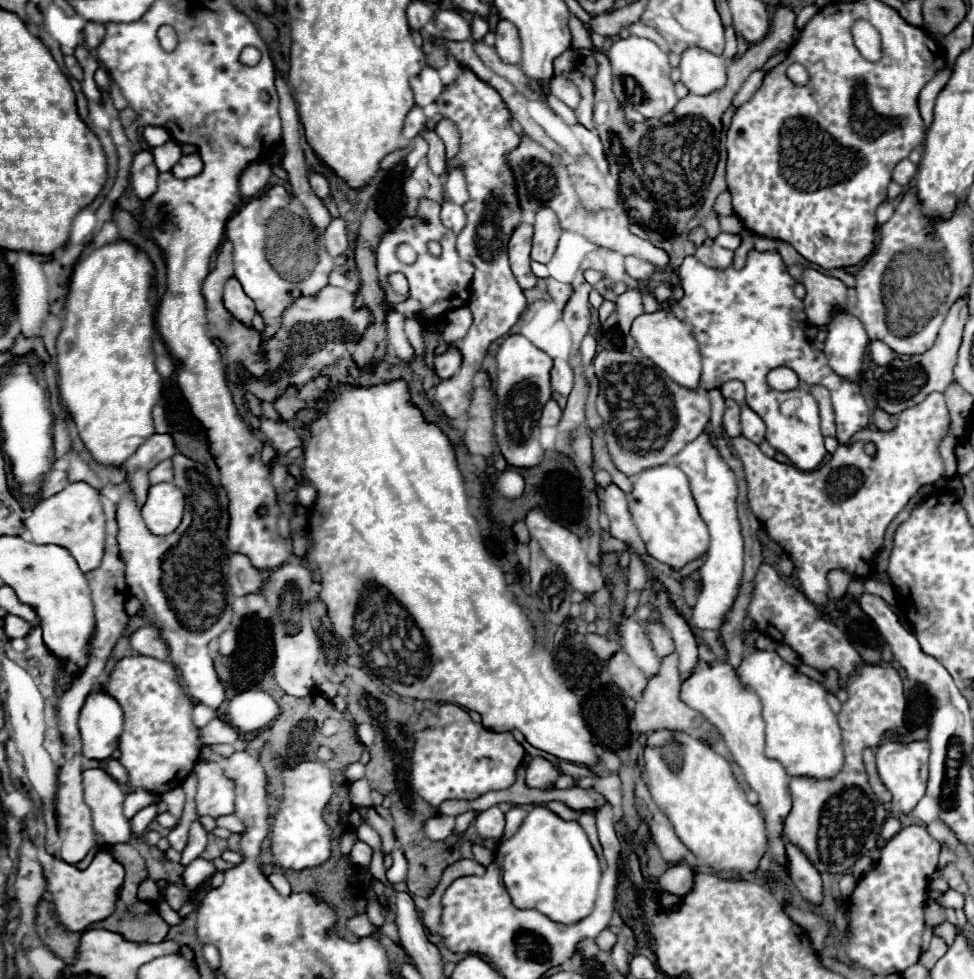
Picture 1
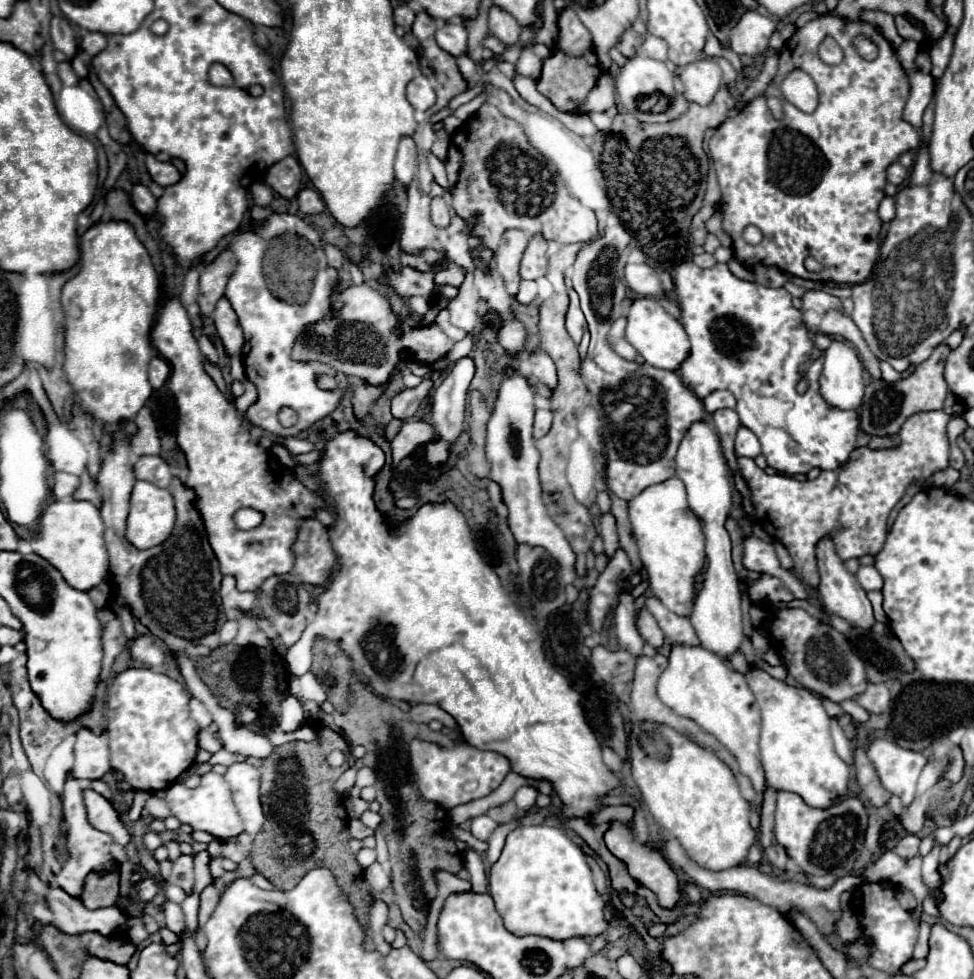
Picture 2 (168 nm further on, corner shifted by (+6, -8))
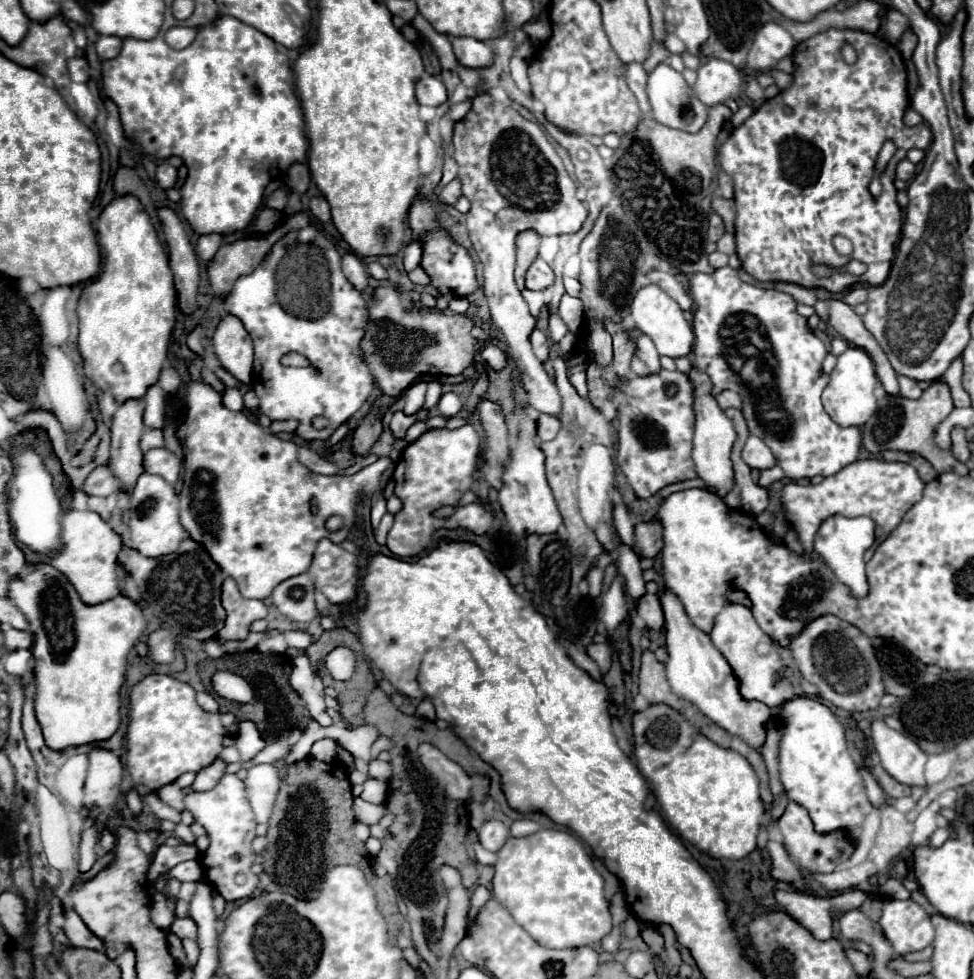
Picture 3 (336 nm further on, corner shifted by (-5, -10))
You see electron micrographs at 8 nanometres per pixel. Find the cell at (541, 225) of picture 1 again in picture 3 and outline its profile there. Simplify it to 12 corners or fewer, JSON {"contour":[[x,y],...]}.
{"contour":[[537,257],[527,271],[527,289],[553,285],[553,269]]}

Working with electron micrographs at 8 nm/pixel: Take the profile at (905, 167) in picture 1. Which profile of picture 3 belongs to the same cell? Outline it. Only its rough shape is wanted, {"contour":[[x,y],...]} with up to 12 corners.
{"contour":[[907,159],[897,165],[897,179],[911,181],[915,165]]}

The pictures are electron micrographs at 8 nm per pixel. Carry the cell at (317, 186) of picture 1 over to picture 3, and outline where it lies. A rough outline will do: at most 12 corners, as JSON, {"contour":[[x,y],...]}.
{"contour":[[313,197],[309,209],[321,223],[331,219],[325,197]]}

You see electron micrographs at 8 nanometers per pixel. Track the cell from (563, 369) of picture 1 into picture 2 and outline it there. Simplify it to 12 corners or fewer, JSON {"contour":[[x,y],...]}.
{"contour":[[530,353],[532,379],[554,389],[554,361]]}

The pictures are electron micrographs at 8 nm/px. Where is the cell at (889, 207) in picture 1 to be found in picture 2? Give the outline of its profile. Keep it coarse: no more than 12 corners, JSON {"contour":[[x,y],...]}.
{"contour":[[884,197],[878,215],[882,221],[894,219],[894,199]]}

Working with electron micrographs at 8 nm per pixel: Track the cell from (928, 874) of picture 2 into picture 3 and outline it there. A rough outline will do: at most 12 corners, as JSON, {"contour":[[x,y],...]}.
{"contour":[[937,817],[937,831],[931,837],[933,847],[941,847],[949,839],[945,817]]}

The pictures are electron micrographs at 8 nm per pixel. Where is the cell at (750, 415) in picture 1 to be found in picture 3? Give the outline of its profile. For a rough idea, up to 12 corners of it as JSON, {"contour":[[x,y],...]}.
{"contour":[[751,435],[743,459],[751,469],[775,465],[771,449],[761,437]]}

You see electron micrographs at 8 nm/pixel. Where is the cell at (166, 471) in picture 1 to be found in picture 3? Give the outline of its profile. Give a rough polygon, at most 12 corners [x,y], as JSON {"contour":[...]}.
{"contour":[[167,449],[145,453],[145,471],[175,483],[181,461]]}

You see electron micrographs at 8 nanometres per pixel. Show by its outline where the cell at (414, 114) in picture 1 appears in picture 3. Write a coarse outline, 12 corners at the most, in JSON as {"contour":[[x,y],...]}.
{"contour":[[409,241],[405,247],[405,269],[411,271],[421,263],[423,243]]}

